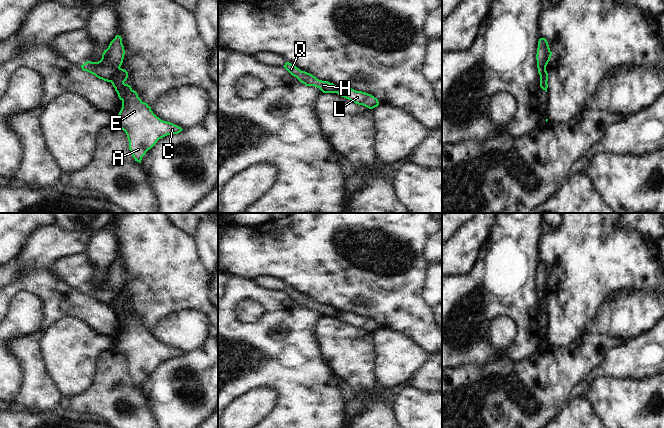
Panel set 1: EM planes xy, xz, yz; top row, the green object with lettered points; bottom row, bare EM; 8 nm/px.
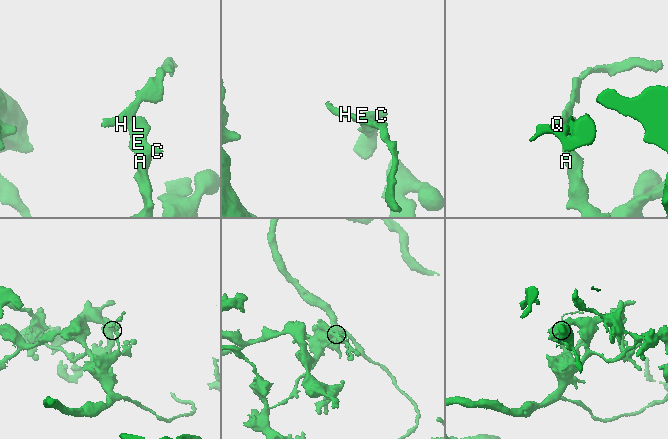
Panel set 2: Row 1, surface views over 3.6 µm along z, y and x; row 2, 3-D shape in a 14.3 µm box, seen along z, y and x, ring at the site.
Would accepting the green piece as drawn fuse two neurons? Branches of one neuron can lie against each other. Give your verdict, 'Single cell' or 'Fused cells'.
Fused cells.

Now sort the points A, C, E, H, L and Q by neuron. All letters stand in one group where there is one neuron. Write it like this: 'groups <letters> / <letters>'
groups A C E L / H Q

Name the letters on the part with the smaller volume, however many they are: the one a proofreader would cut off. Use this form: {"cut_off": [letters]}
{"cut_off": ["H", "Q"]}

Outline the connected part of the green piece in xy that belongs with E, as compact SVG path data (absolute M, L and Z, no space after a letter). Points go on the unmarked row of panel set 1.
M120 292L110 305L122 325L115 349L126 357L129 374L135 385L140 387L159 363L178 358L183 353L157 341L151 331L138 321L137 316L124 307L127 302L128 296Z

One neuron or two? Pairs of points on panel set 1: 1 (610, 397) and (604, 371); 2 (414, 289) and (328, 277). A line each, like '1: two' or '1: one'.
1: two
2: one

